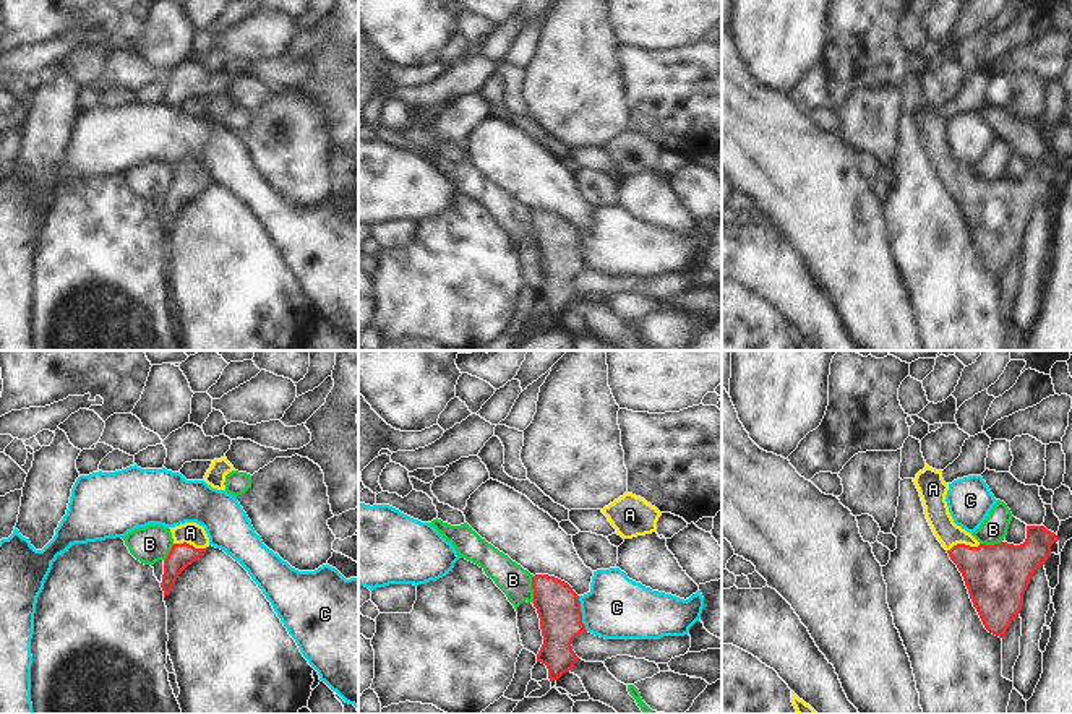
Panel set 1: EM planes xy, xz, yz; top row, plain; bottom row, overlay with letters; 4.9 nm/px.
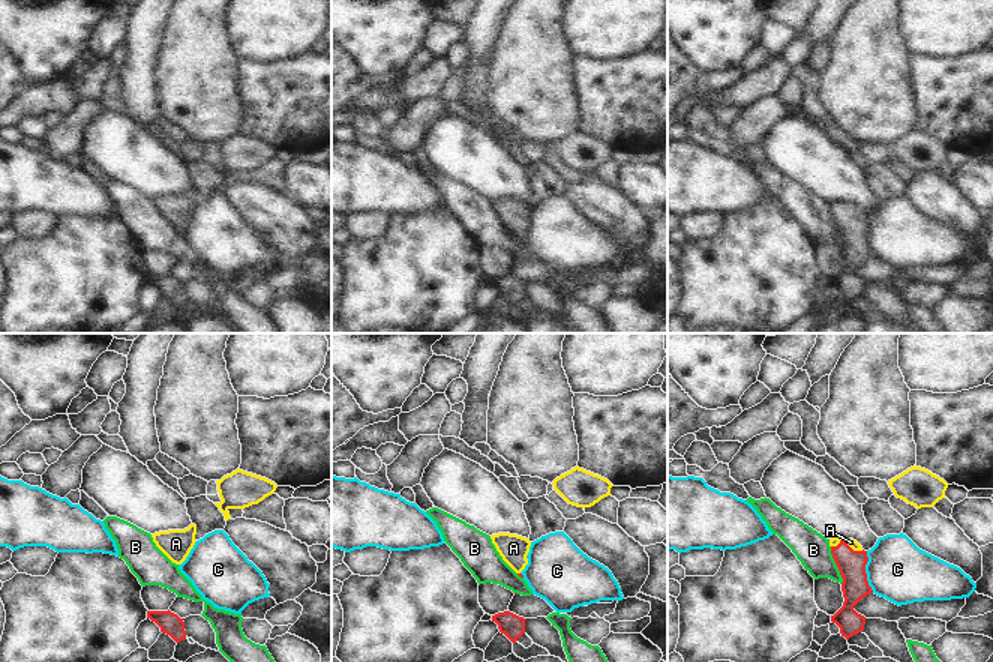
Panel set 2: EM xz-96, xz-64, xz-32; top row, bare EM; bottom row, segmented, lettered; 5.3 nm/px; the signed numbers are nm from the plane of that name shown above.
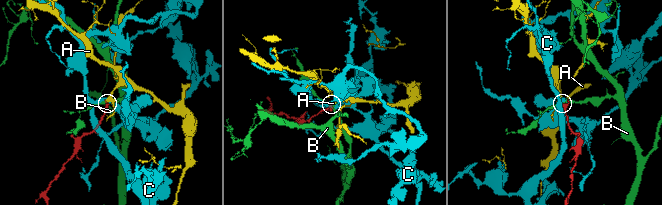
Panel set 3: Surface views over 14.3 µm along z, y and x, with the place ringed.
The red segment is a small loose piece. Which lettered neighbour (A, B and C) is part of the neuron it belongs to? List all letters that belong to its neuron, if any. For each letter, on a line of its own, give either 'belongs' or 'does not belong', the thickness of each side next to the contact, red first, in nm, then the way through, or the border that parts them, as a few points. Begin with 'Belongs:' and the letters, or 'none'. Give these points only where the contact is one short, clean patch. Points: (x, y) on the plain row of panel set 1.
Belongs: A
A: belongs; calibres 320 and 120 nm; way yz (996, 213), (964, 180), (939, 156), (936, 146)
B: does not belong; calibres 220 and 160 nm; border xz (534, 213), (532, 239)
C: does not belong; calibres 220 and 320 nm; border xz (578, 232), (581, 257), (587, 266)

